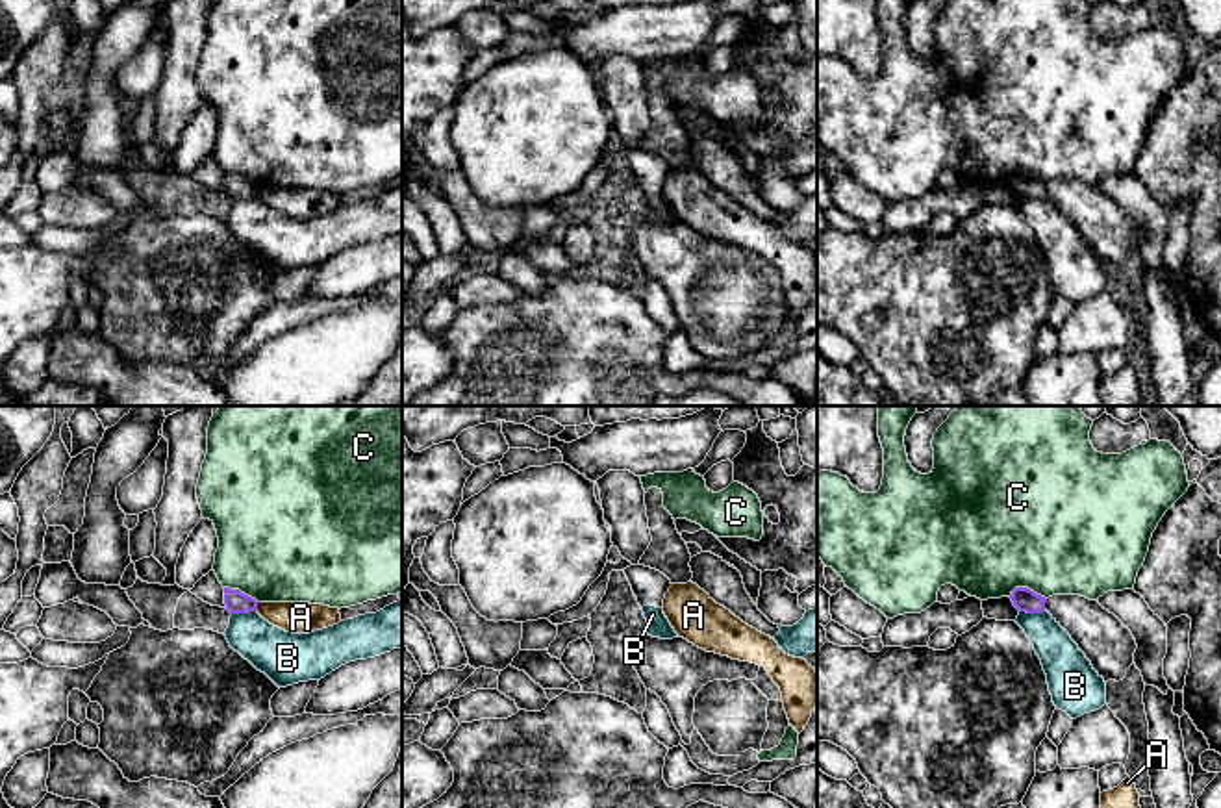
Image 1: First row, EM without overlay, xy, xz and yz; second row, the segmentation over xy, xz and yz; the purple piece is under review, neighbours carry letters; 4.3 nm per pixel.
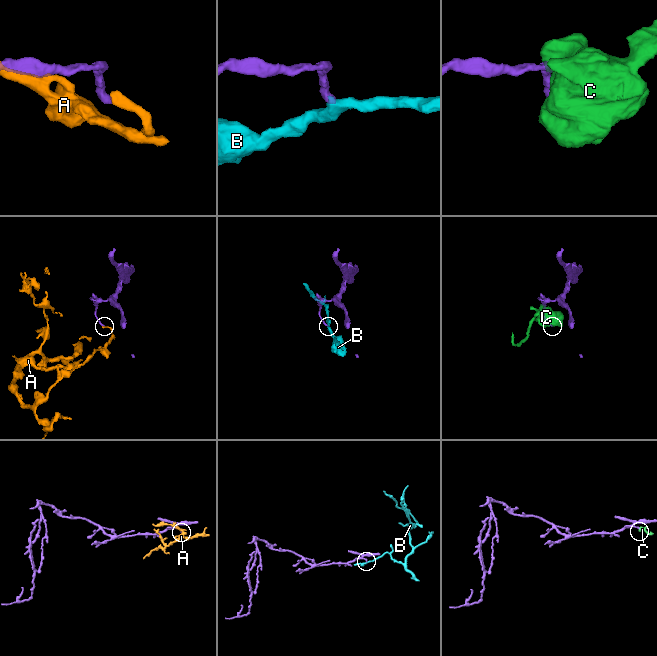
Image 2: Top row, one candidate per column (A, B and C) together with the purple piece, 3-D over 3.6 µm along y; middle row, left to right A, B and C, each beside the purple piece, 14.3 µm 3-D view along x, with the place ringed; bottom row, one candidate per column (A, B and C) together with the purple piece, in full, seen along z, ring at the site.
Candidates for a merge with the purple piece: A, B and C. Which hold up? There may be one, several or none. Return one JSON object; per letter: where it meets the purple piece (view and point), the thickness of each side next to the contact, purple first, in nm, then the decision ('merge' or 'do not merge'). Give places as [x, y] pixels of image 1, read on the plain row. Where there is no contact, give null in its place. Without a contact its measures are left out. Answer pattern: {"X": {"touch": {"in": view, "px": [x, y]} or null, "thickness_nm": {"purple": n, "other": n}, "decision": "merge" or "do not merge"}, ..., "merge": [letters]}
{"A": {"touch": {"in": "xy", "px": [256, 191]}, "thickness_nm": {"purple": 100, "other": 140}, "decision": "do not merge"}, "B": {"touch": {"in": "yz", "px": [1032, 197]}, "thickness_nm": {"purple": 100, "other": 180}, "decision": "do not merge"}, "C": {"touch": {"in": "yz", "px": [1027, 173]}, "thickness_nm": {"purple": 100, "other": 500}, "decision": "do not merge"}, "merge": []}

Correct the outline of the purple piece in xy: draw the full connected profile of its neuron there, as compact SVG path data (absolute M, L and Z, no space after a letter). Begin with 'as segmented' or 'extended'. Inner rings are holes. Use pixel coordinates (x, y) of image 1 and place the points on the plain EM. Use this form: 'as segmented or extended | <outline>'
as segmented | M224 172L224 189L230 198L256 196L258 185L241 178L239 174Z

